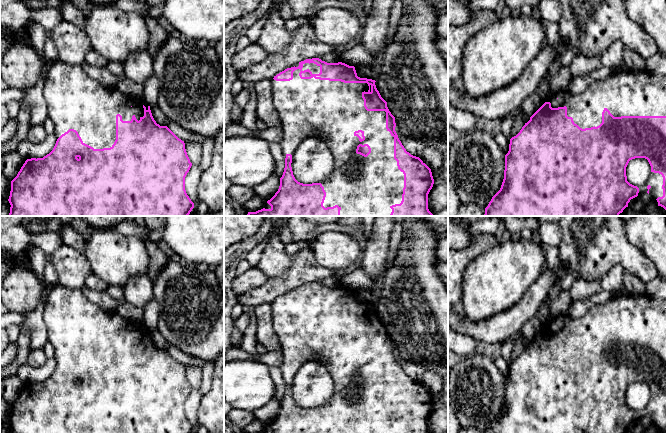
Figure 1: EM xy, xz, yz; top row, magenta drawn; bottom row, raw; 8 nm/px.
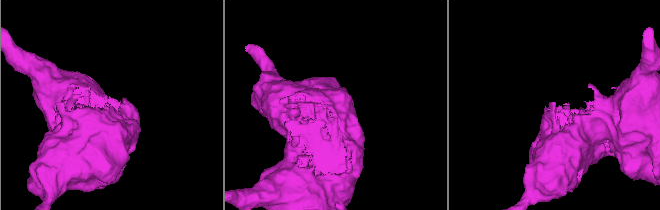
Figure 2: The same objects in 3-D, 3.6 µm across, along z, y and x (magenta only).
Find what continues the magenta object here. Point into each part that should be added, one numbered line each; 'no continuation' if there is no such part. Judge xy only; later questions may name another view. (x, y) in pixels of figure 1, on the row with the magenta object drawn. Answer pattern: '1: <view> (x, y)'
1: xy (75, 101)

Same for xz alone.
1: xz (362, 186)

